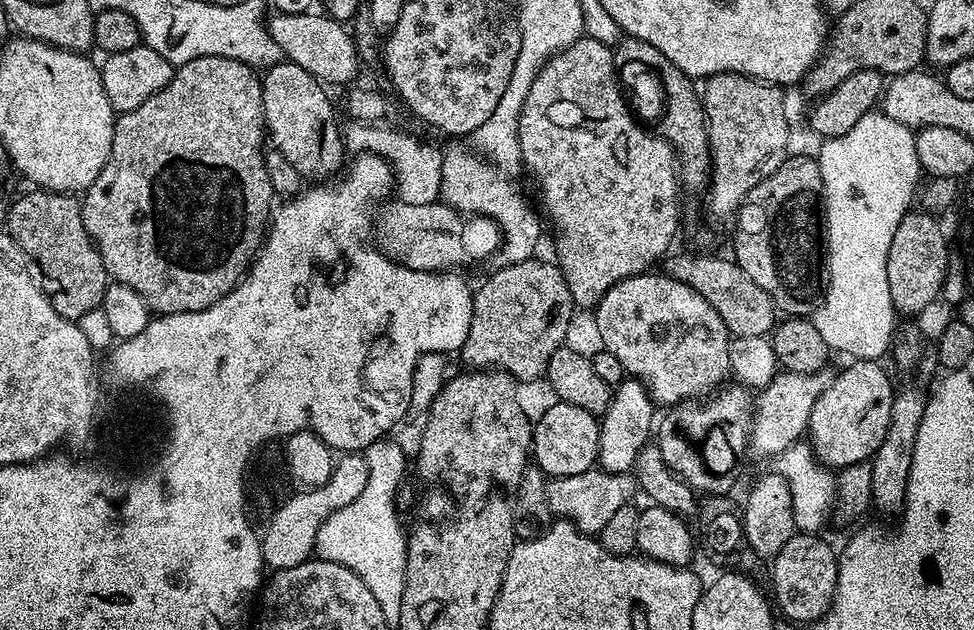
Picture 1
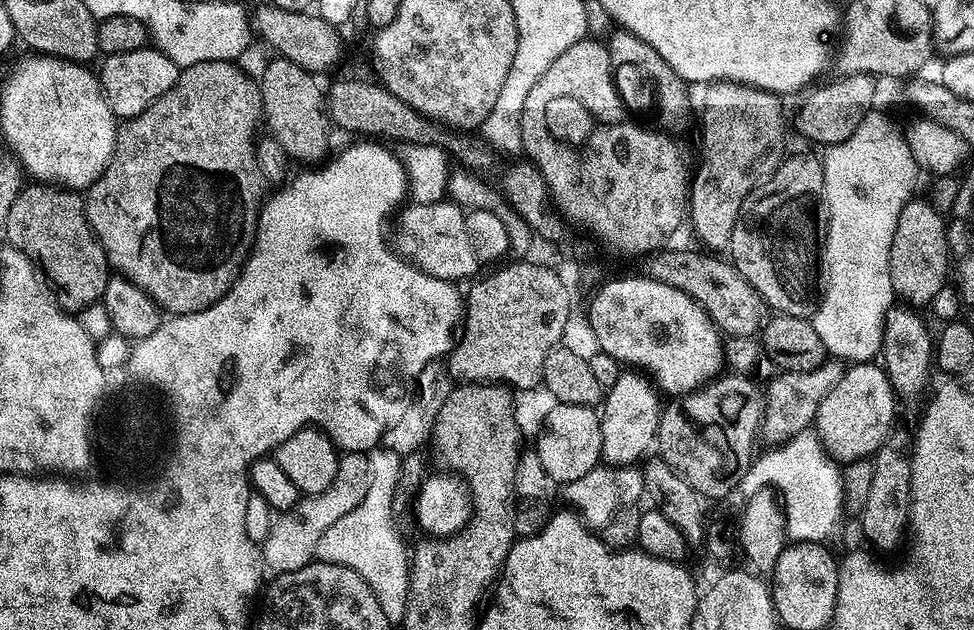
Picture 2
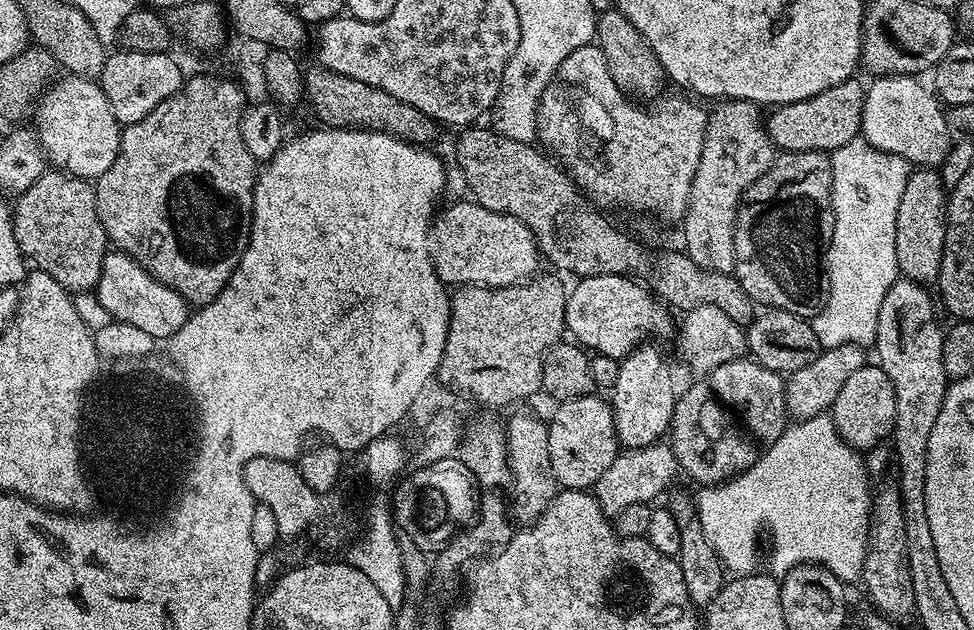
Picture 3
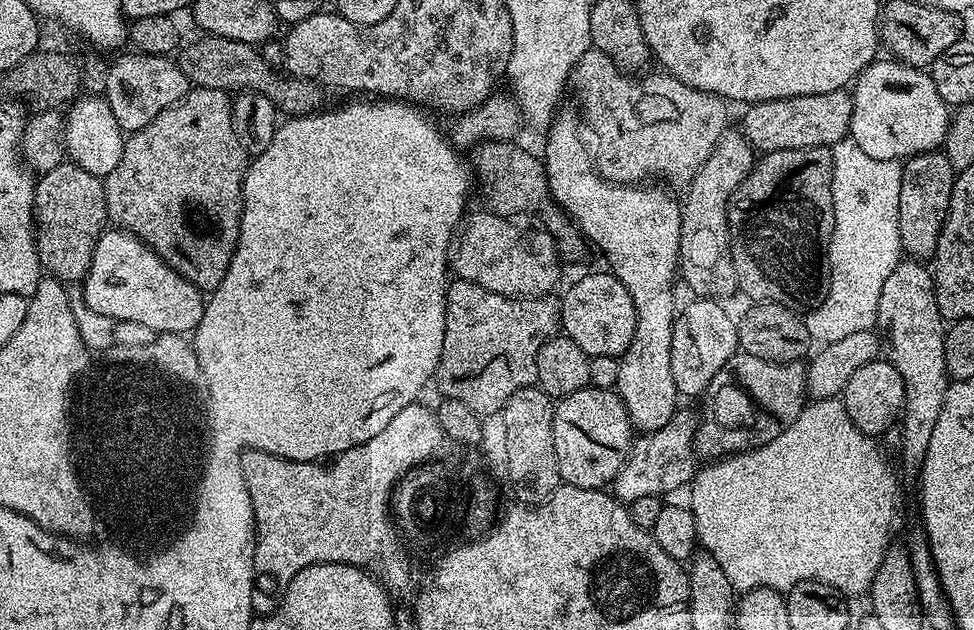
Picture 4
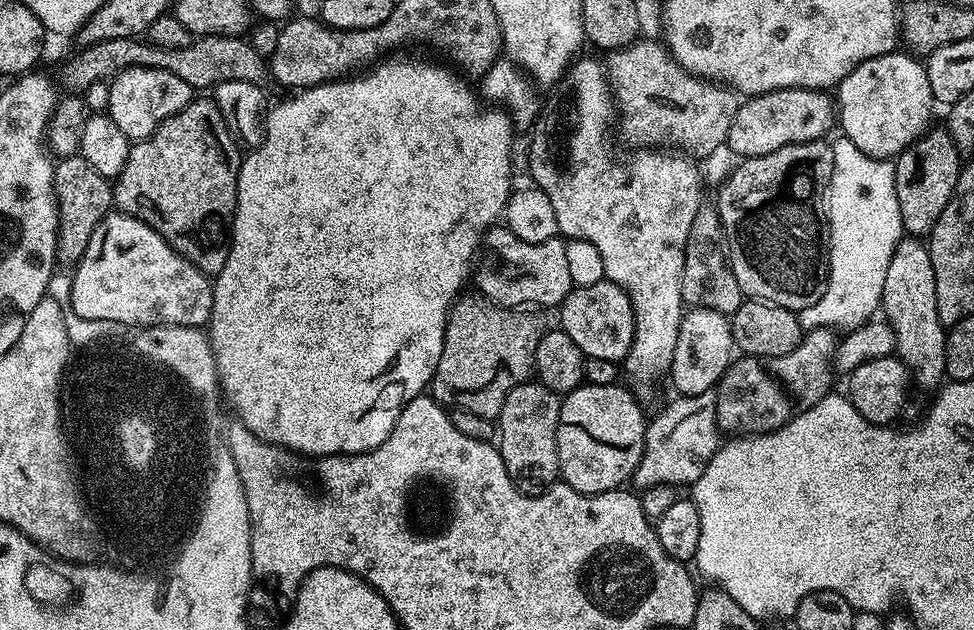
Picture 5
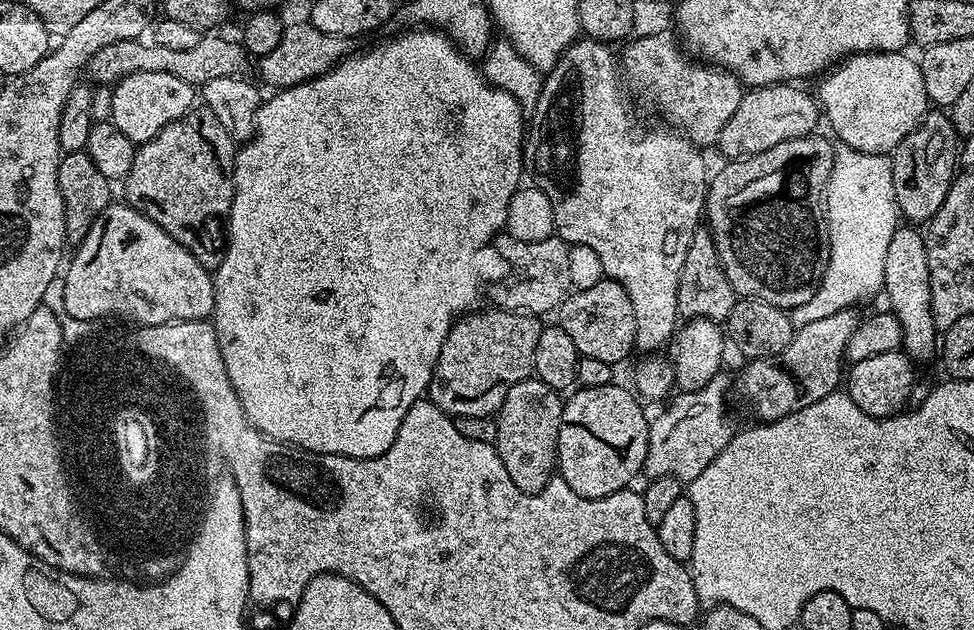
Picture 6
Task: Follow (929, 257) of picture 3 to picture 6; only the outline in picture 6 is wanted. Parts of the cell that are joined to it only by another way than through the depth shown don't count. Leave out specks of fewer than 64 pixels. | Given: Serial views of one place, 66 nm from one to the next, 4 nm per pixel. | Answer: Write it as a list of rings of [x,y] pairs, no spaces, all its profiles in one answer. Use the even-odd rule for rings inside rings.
[[[929,110],[920,120],[920,125],[900,143],[899,149],[891,153],[890,163],[892,165],[892,177],[894,178],[896,207],[899,215],[903,219],[904,216],[908,219],[905,221],[916,226],[927,225],[928,221],[934,218],[934,214],[938,214],[942,202],[946,202],[946,194],[958,175],[958,140],[956,144],[956,139],[958,139],[958,133],[952,127],[951,115],[944,110]]]

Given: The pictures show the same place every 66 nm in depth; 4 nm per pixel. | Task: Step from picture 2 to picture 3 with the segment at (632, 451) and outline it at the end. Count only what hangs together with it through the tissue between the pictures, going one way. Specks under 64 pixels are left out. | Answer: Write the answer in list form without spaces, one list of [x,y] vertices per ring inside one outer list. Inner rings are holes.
[[[645,342],[641,344],[629,356],[625,356],[620,361],[618,382],[614,382],[614,386],[610,389],[610,403],[614,414],[616,437],[618,437],[625,449],[645,448],[651,444],[663,441],[672,426],[678,399],[678,388],[676,392],[676,384],[672,381],[672,372],[668,369],[668,364],[664,361],[663,354],[652,344],[655,343]]]

